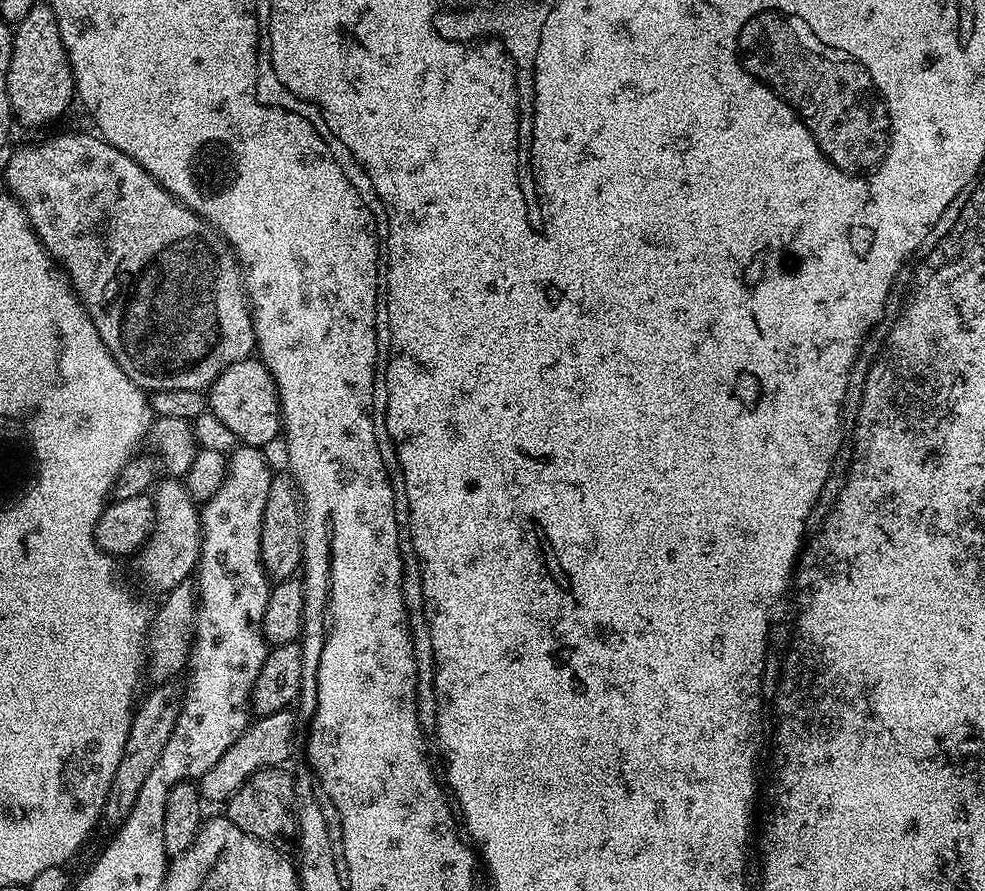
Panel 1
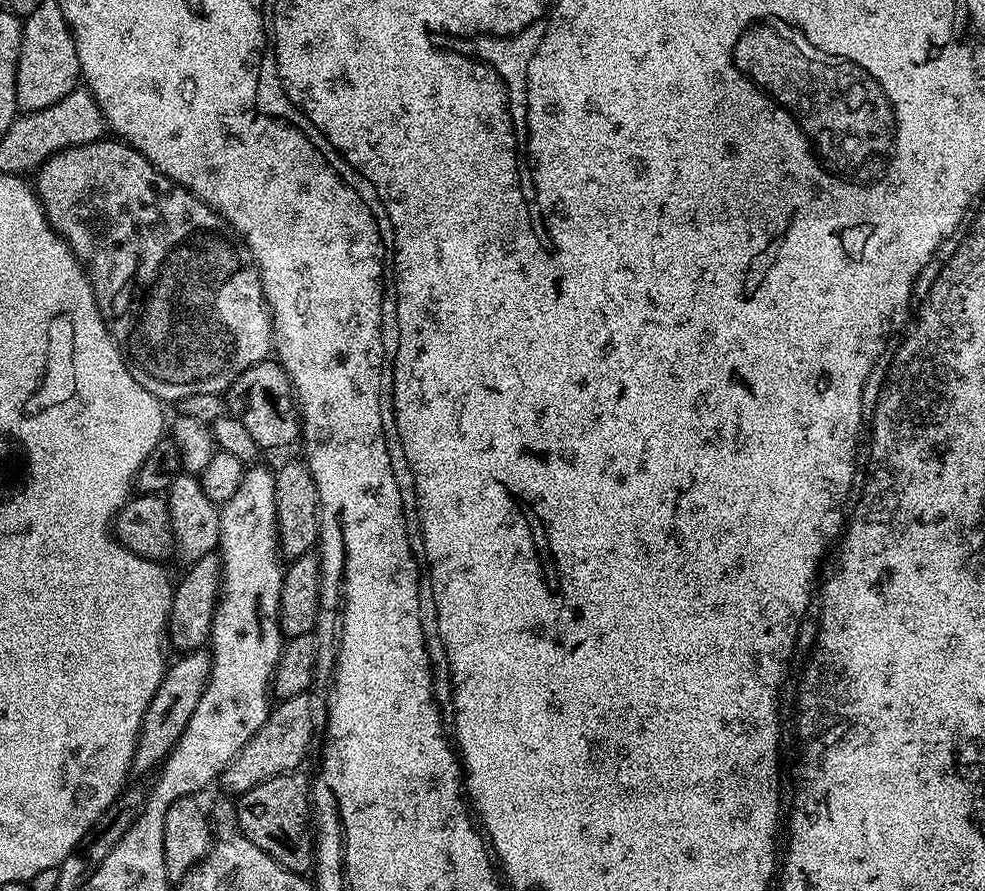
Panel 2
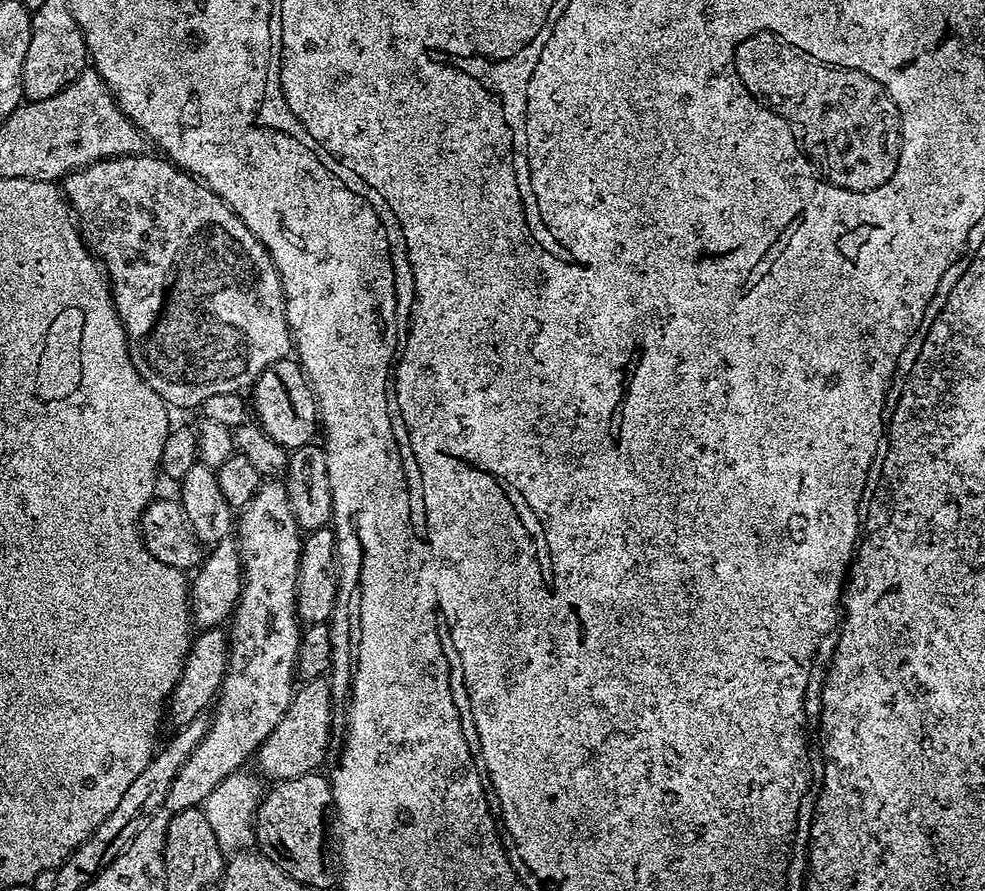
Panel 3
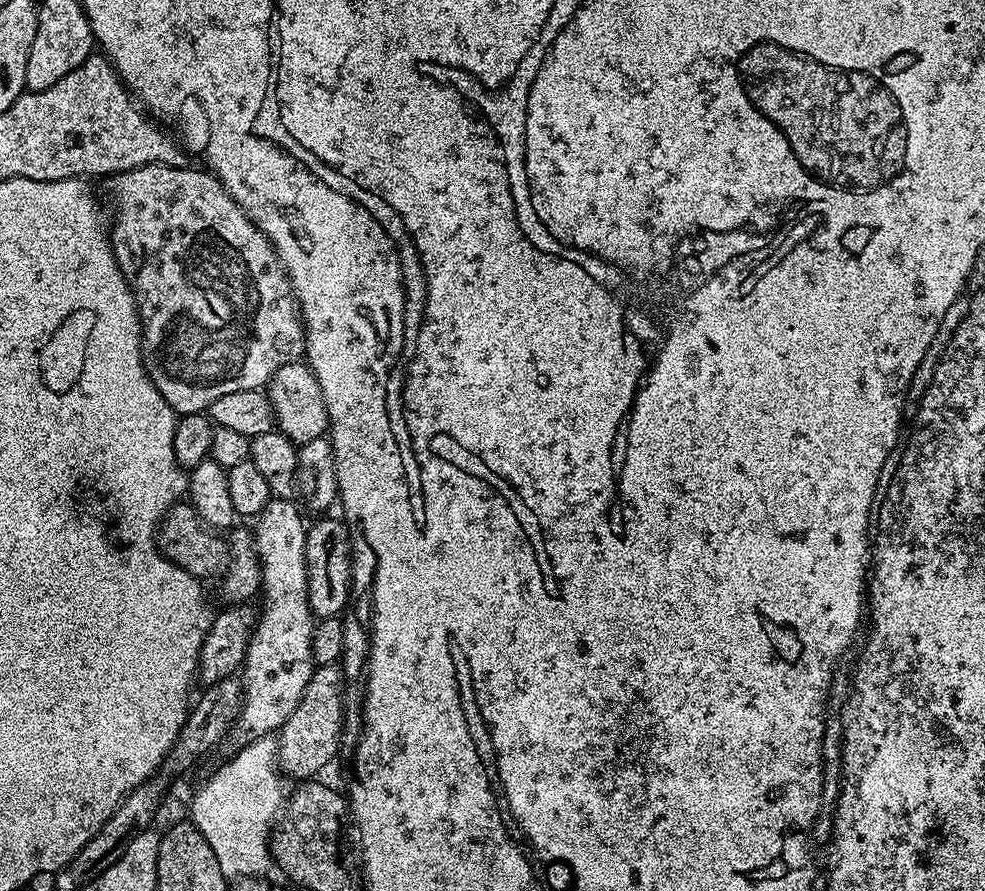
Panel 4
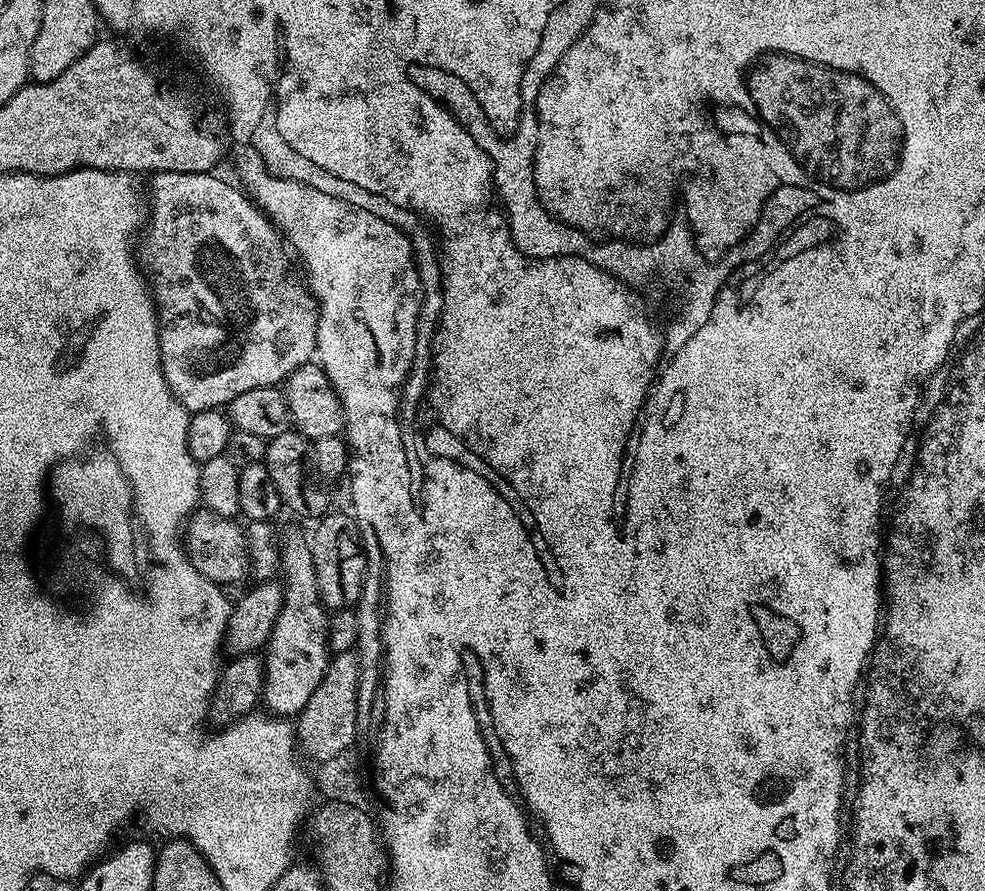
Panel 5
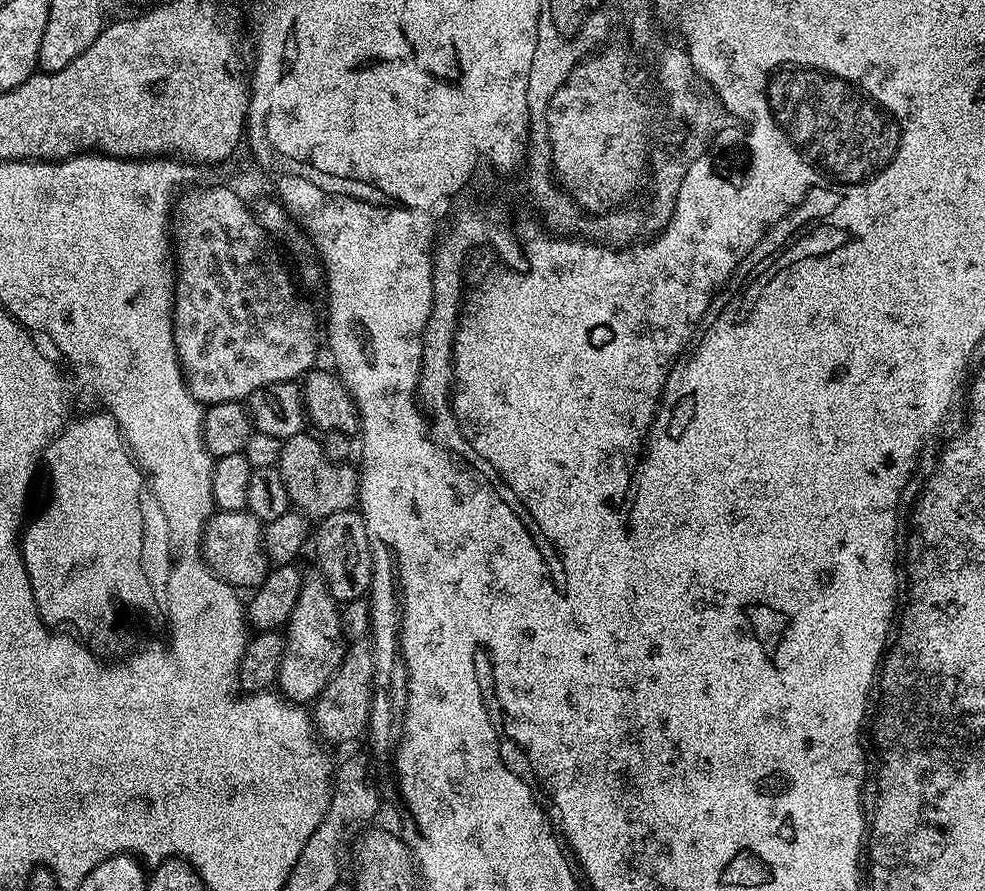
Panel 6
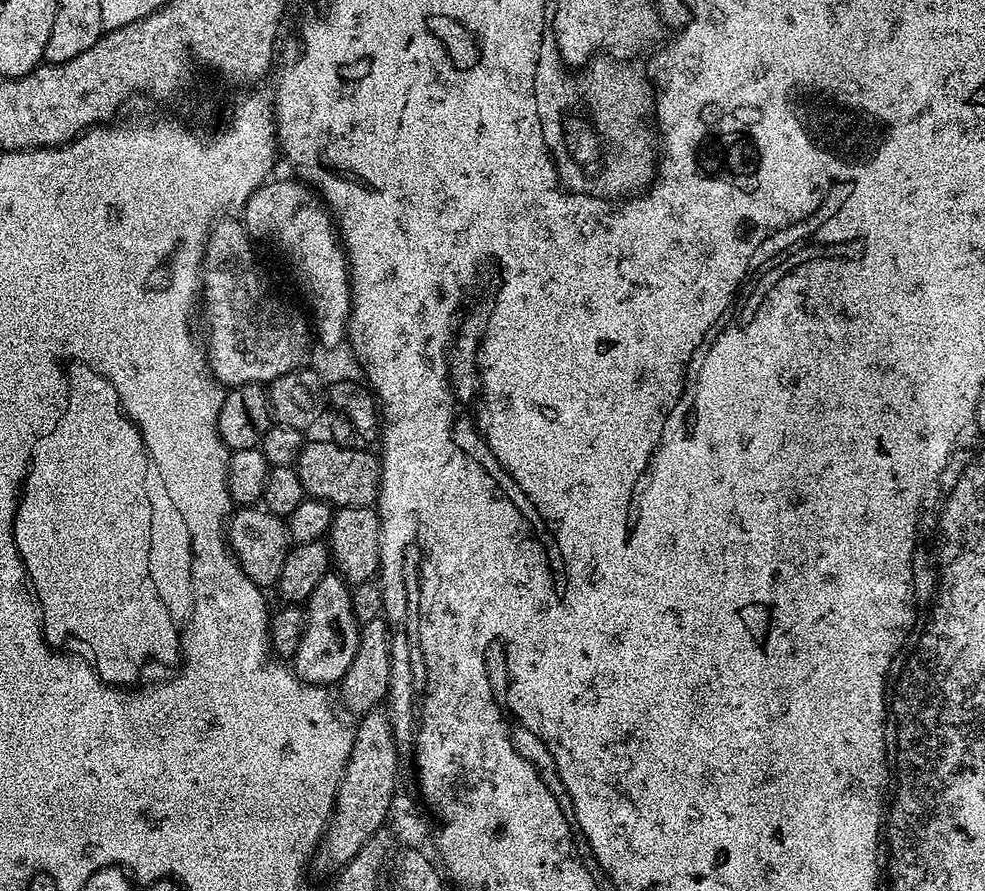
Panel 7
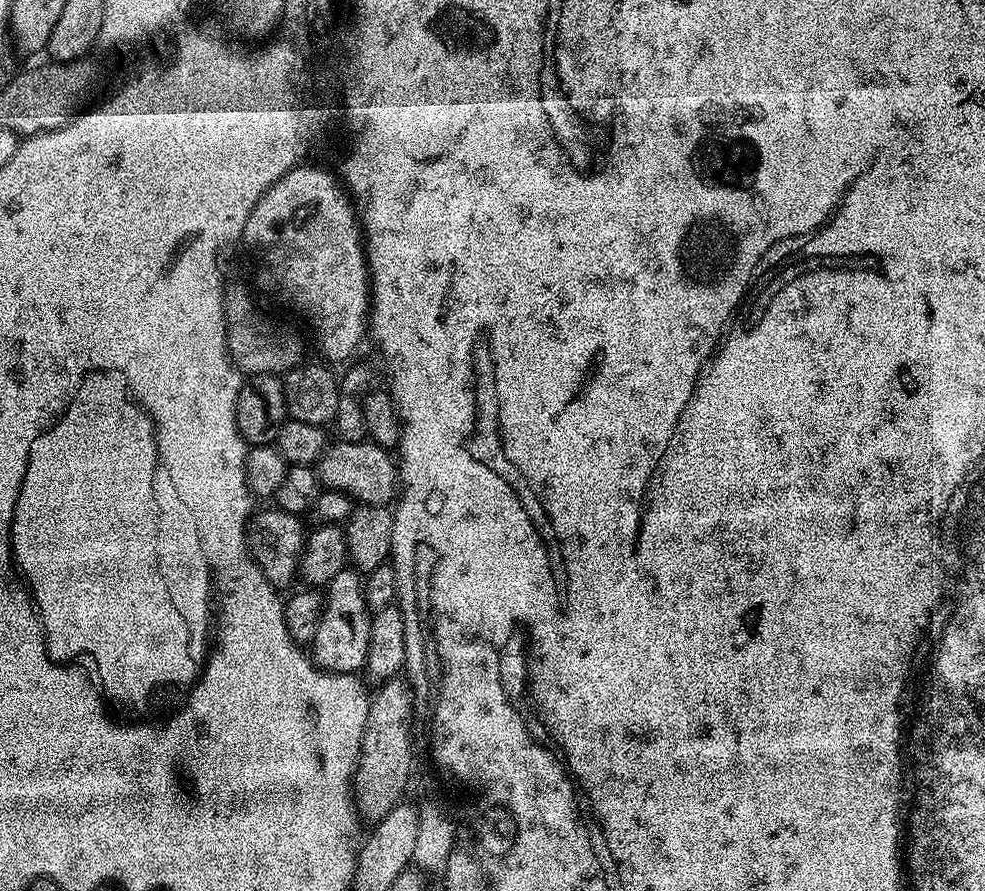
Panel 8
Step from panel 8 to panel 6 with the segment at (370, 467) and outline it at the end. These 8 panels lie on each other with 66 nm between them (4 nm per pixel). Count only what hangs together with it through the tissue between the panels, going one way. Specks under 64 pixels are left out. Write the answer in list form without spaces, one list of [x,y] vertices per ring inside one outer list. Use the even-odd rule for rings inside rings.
[[[307,431],[294,434],[280,446],[280,477],[286,482],[289,501],[309,518],[323,518],[339,512],[350,512],[357,507],[360,498],[360,474],[351,463],[331,460],[324,452],[323,443]]]

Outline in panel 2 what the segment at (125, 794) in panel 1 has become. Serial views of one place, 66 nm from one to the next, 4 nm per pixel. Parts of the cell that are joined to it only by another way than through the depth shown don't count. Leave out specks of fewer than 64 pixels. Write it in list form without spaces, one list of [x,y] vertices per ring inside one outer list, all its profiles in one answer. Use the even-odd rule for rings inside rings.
[[[207,647],[196,648],[192,652],[183,653],[167,665],[158,690],[154,690],[154,698],[146,706],[146,714],[140,723],[140,733],[136,739],[136,749],[132,755],[133,773],[144,776],[163,765],[172,747],[182,738],[186,730],[186,722],[190,722],[190,714],[194,714],[194,706],[198,706],[198,698],[202,698],[204,687],[212,674],[212,657]]]

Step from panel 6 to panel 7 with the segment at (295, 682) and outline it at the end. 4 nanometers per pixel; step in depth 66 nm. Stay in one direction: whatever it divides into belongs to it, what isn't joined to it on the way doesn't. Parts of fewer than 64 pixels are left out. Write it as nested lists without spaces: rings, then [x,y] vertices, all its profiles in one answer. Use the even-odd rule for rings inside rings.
[[[325,578],[314,586],[306,601],[304,633],[298,642],[294,657],[294,671],[305,684],[321,686],[339,685],[340,679],[350,670],[360,649],[360,629],[352,605],[352,588],[343,579]]]

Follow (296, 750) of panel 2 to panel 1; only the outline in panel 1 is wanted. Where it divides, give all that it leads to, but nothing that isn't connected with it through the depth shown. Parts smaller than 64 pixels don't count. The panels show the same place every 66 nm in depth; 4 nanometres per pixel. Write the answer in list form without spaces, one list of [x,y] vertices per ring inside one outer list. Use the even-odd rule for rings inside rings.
[[[285,710],[253,719],[234,746],[230,746],[230,750],[226,750],[226,754],[222,754],[222,758],[218,758],[218,762],[200,776],[198,787],[201,797],[207,803],[209,800],[212,804],[223,805],[258,770],[281,767],[285,763],[283,760],[292,752],[292,739],[296,736],[296,720],[292,714]]]

